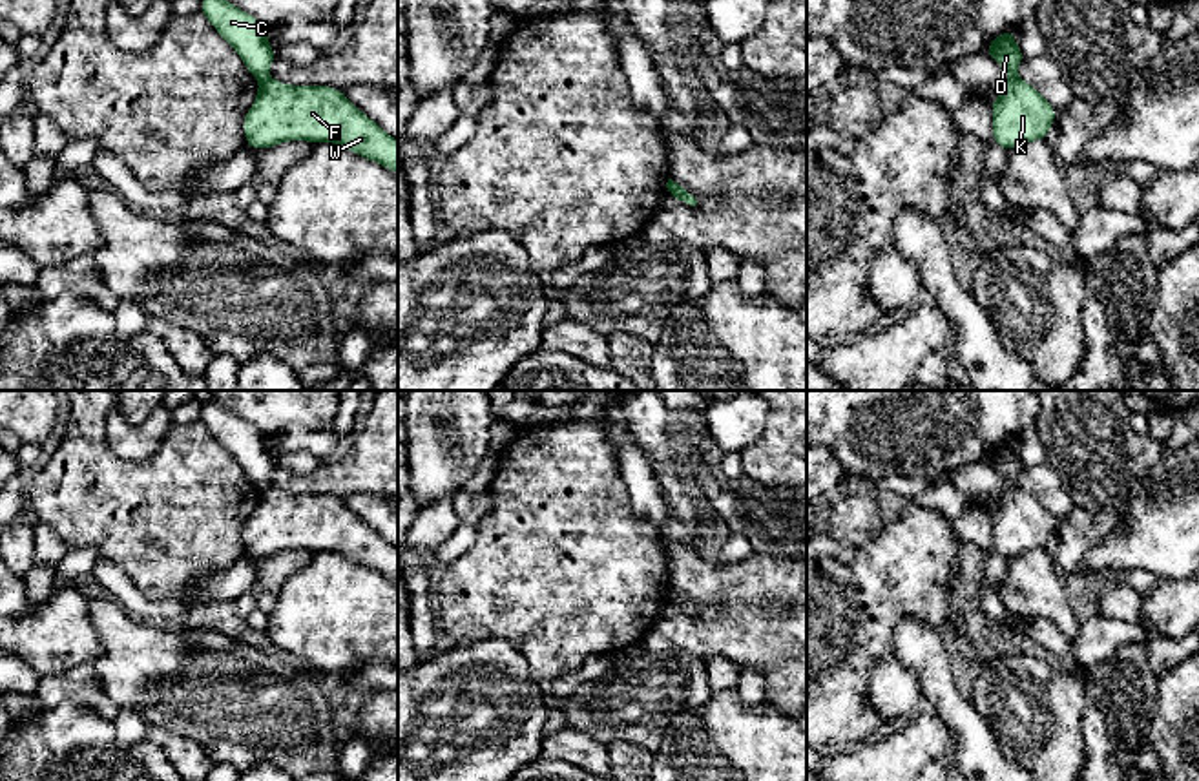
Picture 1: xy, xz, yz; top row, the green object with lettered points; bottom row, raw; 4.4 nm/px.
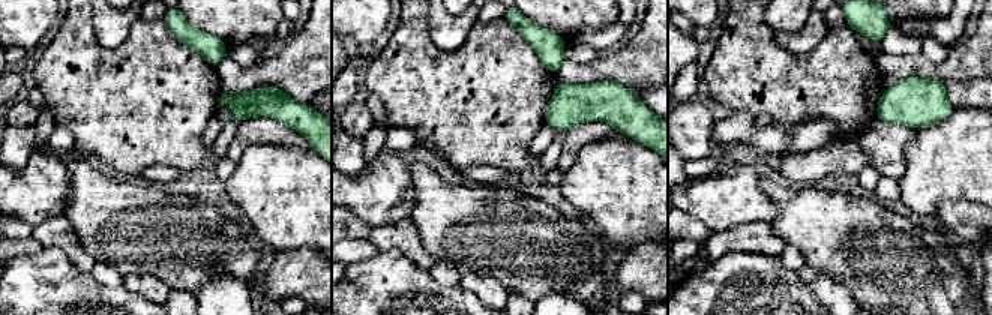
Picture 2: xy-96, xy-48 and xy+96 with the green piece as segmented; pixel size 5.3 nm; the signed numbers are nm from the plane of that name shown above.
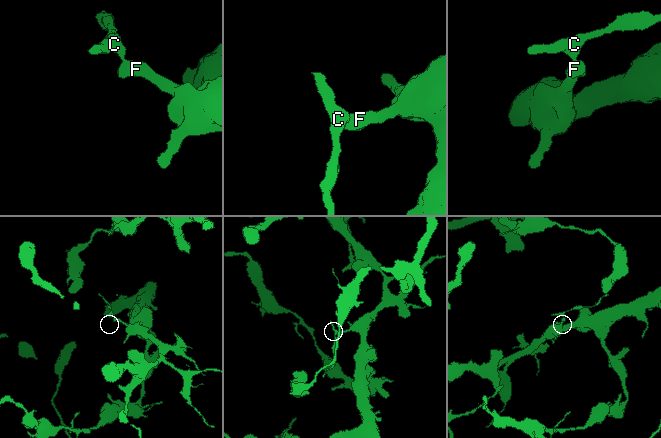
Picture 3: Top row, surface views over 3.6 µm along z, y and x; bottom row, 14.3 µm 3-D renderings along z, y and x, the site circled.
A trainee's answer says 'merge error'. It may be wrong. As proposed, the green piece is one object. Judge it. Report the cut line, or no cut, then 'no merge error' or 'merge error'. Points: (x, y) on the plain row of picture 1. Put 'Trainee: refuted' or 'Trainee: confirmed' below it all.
yz (1017, 486), (1010, 488) | merge error
Trainee: confirmed

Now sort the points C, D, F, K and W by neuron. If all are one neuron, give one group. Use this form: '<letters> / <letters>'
C D / F K W

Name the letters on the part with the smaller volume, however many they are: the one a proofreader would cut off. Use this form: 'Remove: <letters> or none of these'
Remove: C, D

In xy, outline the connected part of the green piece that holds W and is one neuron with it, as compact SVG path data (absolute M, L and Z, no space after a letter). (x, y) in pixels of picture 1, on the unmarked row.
M266 487L243 540L254 558L287 549L334 551L398 582L398 549L332 495L290 495Z

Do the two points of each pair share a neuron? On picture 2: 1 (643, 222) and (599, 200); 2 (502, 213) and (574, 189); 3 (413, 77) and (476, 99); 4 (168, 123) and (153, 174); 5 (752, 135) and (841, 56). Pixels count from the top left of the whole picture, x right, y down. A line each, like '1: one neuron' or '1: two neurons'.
1: one neuron
2: two neurons
3: one neuron
4: two neurons
5: two neurons

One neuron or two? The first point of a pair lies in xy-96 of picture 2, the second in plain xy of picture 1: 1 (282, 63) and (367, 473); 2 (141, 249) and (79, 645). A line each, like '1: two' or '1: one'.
1: one
2: two

